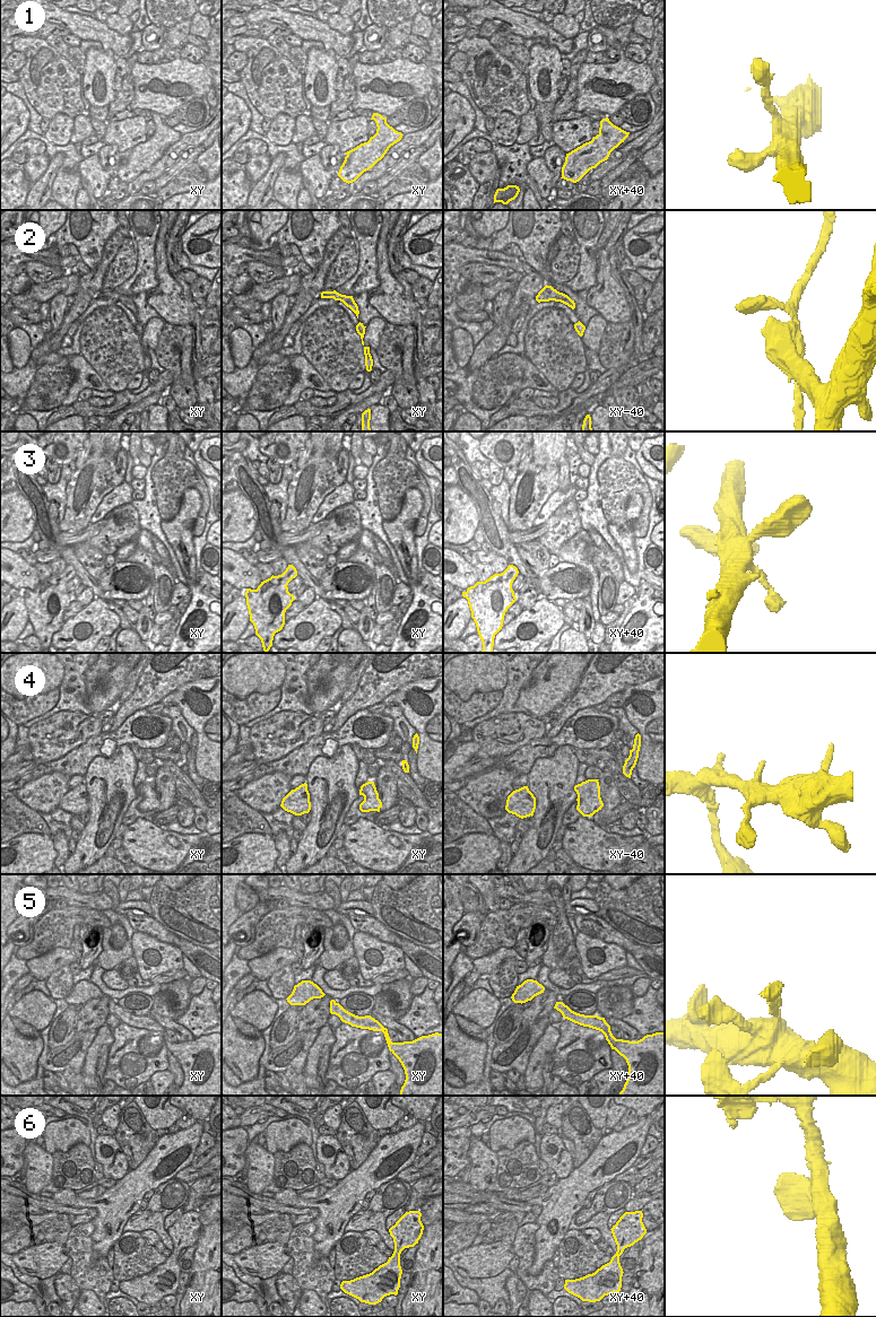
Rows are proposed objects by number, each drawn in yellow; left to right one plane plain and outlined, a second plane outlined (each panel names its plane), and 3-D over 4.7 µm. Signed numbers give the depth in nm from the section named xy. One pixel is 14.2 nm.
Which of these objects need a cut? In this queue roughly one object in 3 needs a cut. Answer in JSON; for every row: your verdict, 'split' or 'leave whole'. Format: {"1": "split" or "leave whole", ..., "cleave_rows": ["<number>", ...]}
{"1": "leave whole", "2": "split", "3": "leave whole", "4": "leave whole", "5": "leave whole", "6": "leave whole", "cleave_rows": ["2"]}

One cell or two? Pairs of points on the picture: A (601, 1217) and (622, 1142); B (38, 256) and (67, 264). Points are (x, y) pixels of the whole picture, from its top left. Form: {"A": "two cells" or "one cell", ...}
{"A": "two cells", "B": "one cell"}

